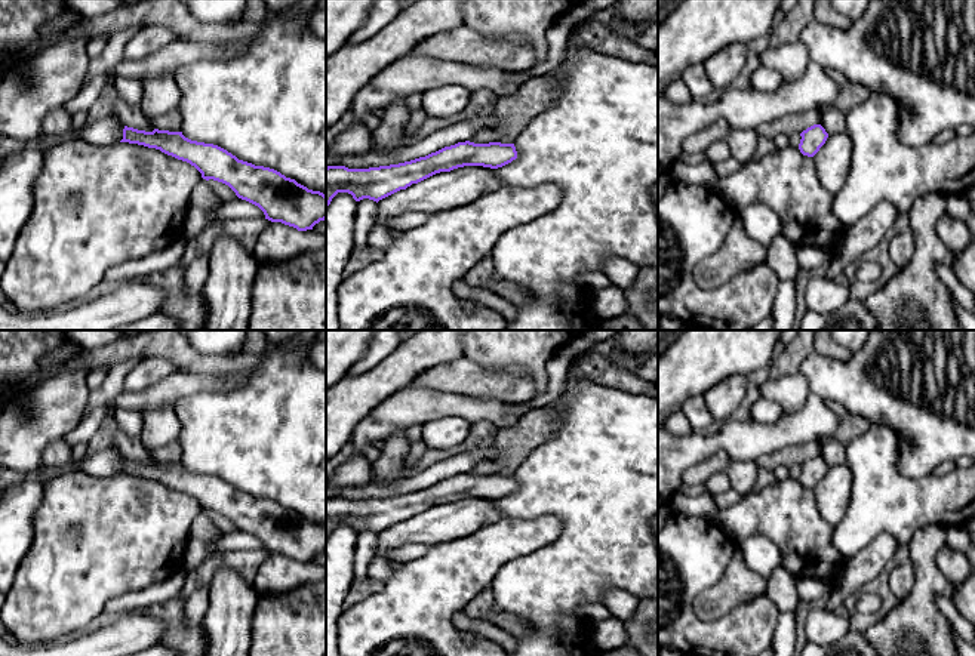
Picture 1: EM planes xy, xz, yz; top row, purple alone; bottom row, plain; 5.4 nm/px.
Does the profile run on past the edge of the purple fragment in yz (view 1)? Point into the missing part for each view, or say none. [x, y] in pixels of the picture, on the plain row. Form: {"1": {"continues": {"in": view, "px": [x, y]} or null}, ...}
{"1": {"continues": null}}

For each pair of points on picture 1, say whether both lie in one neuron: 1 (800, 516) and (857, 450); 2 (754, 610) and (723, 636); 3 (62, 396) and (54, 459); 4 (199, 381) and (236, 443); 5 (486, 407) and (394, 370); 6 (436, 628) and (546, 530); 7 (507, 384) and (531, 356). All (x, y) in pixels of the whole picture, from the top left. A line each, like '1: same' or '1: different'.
1: different
2: same
3: different
4: different
5: different
6: same
7: different

